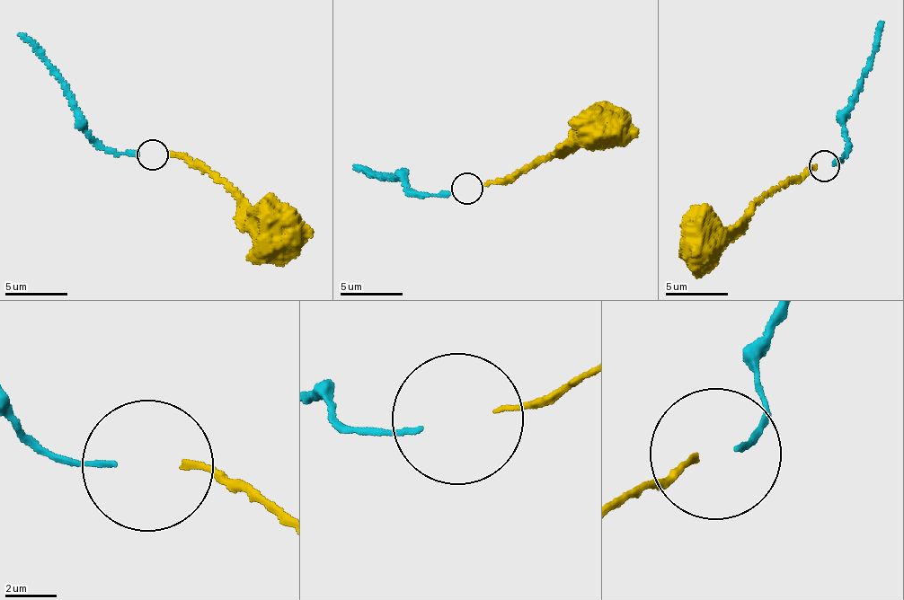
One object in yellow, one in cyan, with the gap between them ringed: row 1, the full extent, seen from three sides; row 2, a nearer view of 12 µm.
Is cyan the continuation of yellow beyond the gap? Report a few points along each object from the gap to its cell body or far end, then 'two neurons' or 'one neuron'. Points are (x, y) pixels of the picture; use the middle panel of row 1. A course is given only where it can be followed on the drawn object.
course yellow (484, 185), (506, 184), (601, 130); course cyan (450, 192), (420, 194), (406, 184), (403, 174), (397, 178), (354, 168); one neuron

